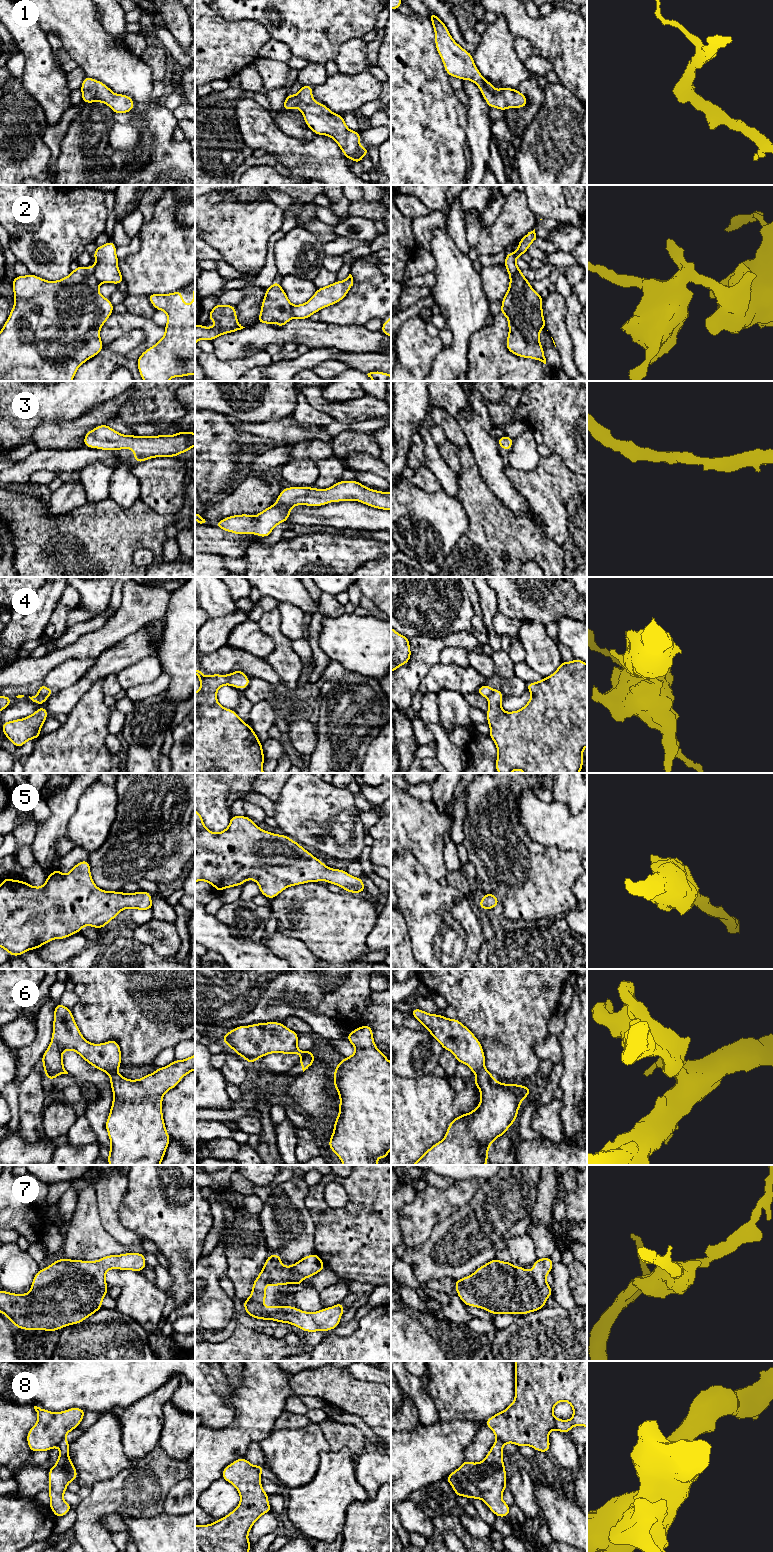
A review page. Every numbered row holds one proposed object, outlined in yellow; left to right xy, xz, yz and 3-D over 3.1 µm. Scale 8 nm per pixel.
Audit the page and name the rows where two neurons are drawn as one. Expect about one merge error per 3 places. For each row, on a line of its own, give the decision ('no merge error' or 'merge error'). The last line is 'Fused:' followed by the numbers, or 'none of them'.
1: no merge error
2: merge error
3: no merge error
4: merge error
5: no merge error
6: merge error
7: no merge error
8: merge error
Fused: 2, 4, 6, 8

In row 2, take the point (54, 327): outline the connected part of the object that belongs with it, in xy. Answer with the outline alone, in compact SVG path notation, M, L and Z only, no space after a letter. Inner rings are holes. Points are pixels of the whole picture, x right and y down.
M81 266L75 268L67 277L57 281L47 281L31 273L26 276L16 276L12 281L14 307L0 332L0 381L72 381L78 368L103 349L100 329L113 313L114 305L100 294L99 284L92 268Z

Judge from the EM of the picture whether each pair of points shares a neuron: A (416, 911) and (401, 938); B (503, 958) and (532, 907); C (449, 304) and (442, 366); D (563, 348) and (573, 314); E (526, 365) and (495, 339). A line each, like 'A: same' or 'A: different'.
A: different
B: different
C: same
D: different
E: same

